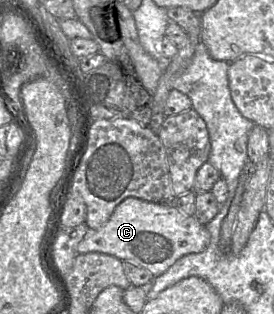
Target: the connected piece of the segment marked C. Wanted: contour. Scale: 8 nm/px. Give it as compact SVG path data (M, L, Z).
M128 197L118 204L109 220L98 230L89 230L77 246L78 254L99 252L130 261L145 268L153 276L158 277L171 267L178 259L190 254L204 251L210 242L210 234L205 225L198 222L195 216L187 216L180 212L173 203L154 203L135 197Z

